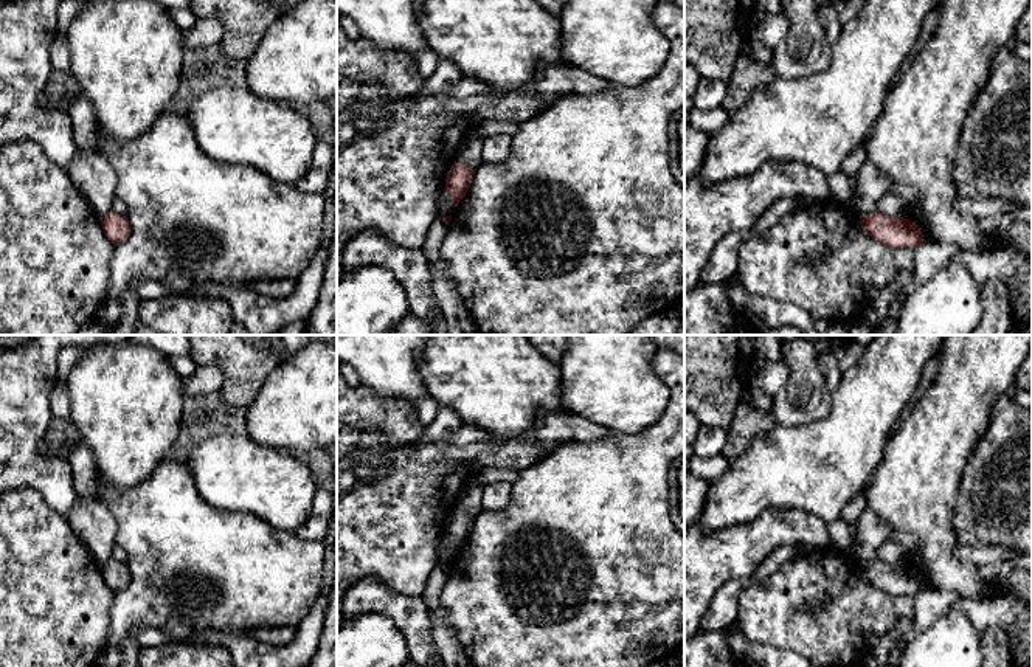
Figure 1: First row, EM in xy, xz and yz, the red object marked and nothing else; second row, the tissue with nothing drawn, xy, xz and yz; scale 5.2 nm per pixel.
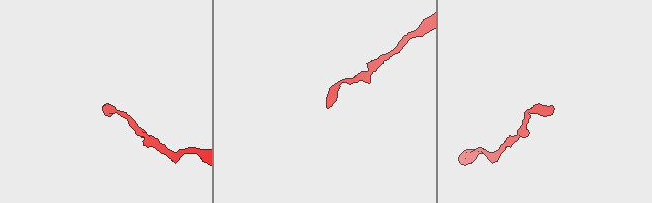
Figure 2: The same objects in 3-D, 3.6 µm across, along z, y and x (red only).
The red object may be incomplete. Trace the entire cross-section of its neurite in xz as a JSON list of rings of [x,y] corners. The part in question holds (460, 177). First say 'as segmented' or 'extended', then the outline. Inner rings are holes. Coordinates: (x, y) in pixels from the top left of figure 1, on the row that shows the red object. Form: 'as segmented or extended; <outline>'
as segmented; [[[456,161],[452,164],[450,172],[445,178],[445,191],[450,194],[452,205],[458,206],[459,202],[464,199],[475,171],[476,169]]]

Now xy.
as segmented; [[[112,211],[101,217],[101,226],[107,239],[115,245],[126,240],[132,233],[127,217]]]

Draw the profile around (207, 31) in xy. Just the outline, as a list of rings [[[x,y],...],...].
[[[199,19],[197,23],[182,33],[183,47],[211,47],[219,45],[223,36],[223,25],[216,19]]]

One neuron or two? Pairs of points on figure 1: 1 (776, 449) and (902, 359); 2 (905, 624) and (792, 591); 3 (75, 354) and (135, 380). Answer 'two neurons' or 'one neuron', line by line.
1: one neuron
2: two neurons
3: two neurons

